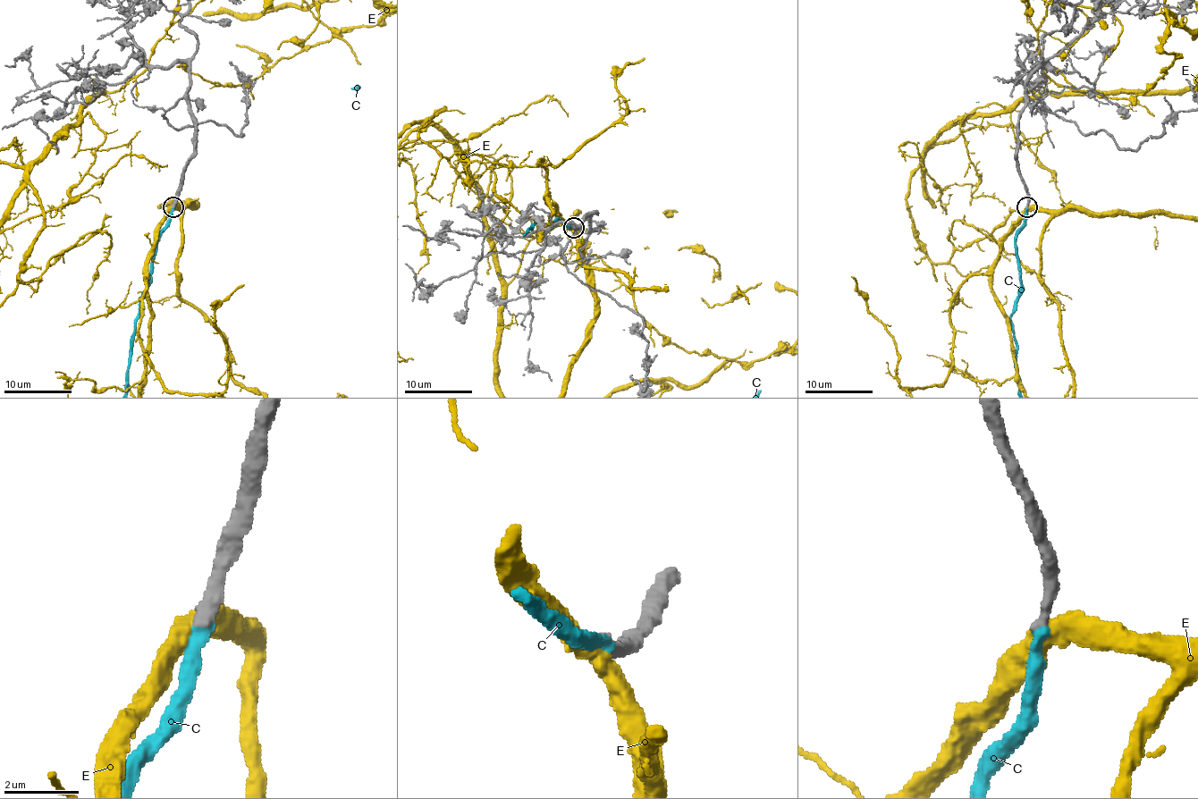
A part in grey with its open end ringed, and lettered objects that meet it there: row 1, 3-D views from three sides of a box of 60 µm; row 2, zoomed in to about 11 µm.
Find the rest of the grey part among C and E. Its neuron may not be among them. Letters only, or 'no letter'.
C

